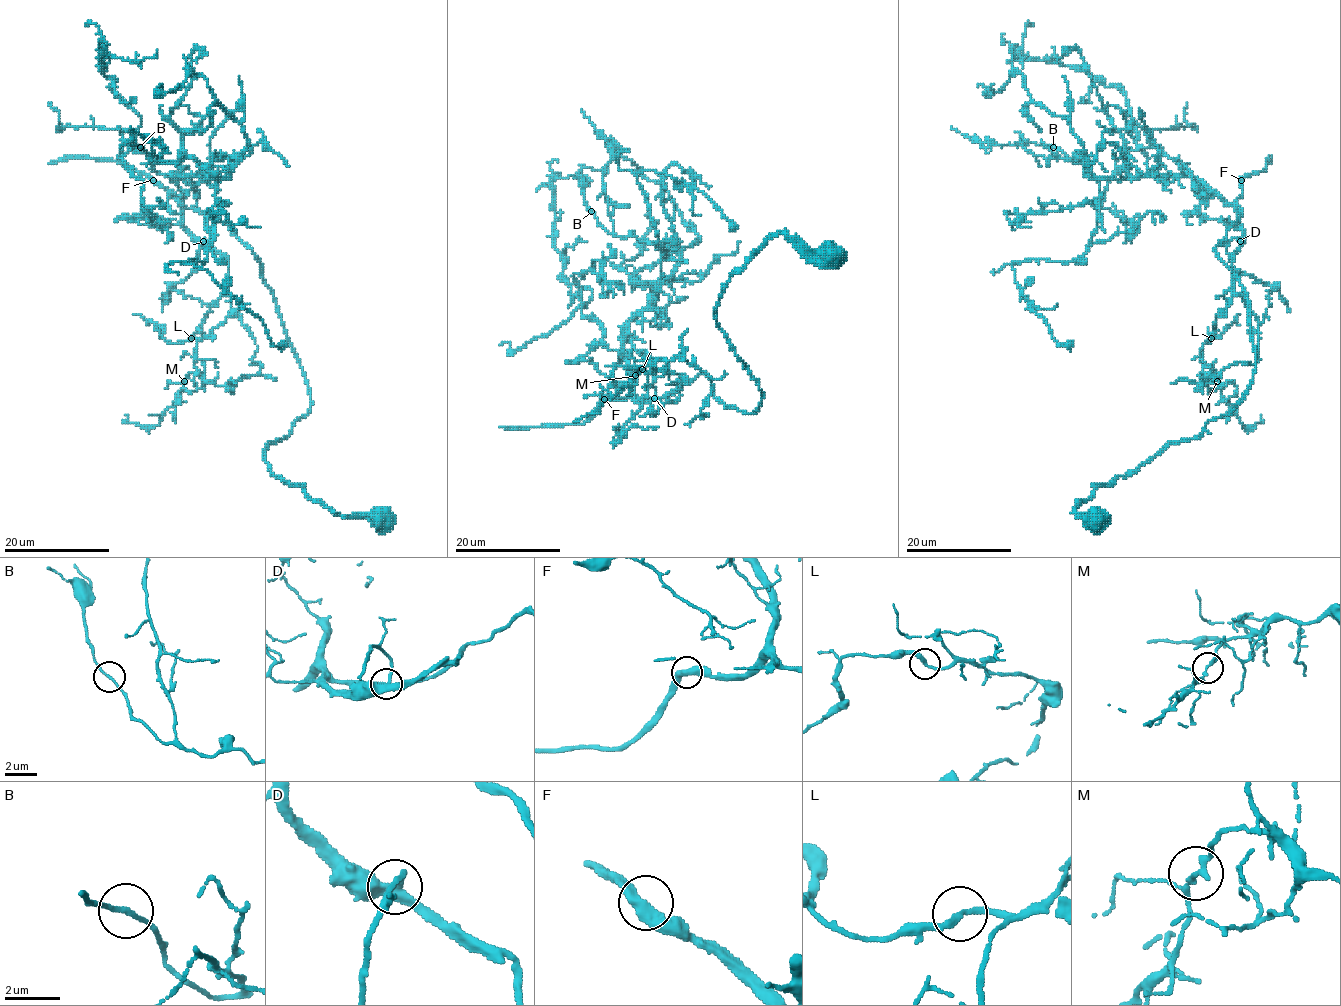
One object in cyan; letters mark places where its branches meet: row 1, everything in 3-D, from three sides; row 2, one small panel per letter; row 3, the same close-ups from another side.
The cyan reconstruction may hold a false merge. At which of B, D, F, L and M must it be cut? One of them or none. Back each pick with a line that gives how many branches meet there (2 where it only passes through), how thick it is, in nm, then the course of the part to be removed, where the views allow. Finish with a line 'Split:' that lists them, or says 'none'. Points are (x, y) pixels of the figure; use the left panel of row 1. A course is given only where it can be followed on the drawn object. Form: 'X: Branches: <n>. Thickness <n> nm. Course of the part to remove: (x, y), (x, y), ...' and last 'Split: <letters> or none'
Split: none

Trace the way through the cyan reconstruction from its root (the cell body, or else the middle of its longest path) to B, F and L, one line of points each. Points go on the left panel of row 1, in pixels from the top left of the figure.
B: (380, 519), (271, 472), (265, 450), (311, 406), (303, 369), (261, 262), (171, 177), (228, 179), (140, 147)
F: (380, 519), (333, 513), (271, 472), (265, 450), (311, 406), (274, 294), (261, 262), (225, 224), (154, 180)
L: (380, 519), (271, 472), (265, 450), (311, 393), (261, 262), (185, 209), (228, 258), (232, 314), (191, 339)

